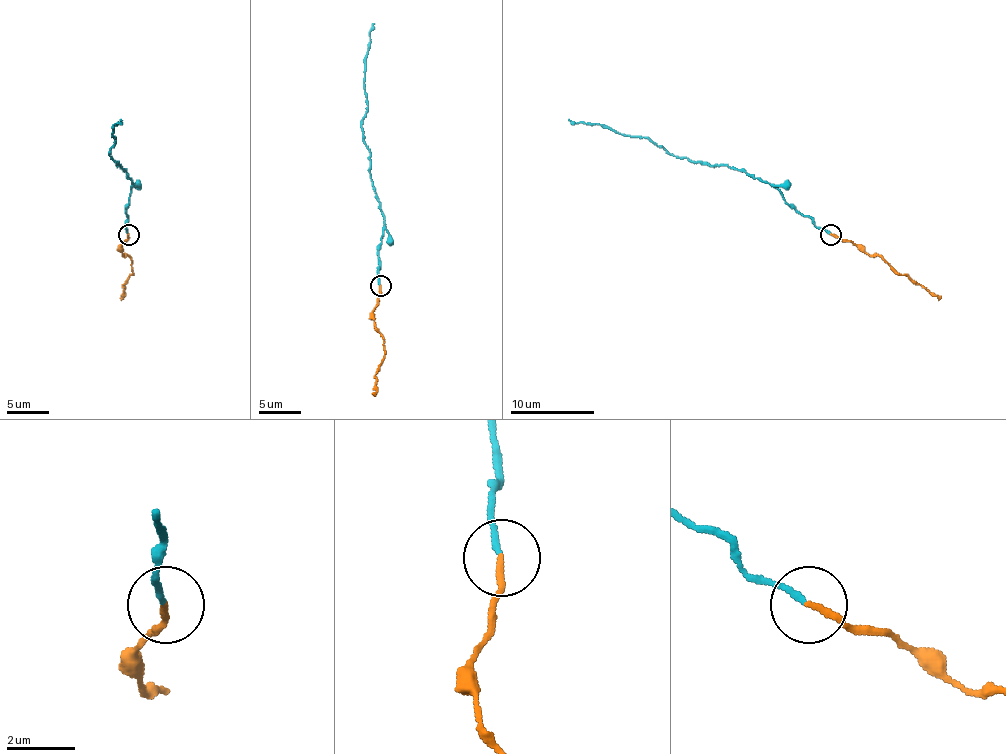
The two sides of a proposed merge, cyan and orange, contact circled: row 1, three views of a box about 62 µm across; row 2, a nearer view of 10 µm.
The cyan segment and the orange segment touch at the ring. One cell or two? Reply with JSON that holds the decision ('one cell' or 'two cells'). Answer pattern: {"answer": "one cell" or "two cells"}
{"answer": "two cells"}

